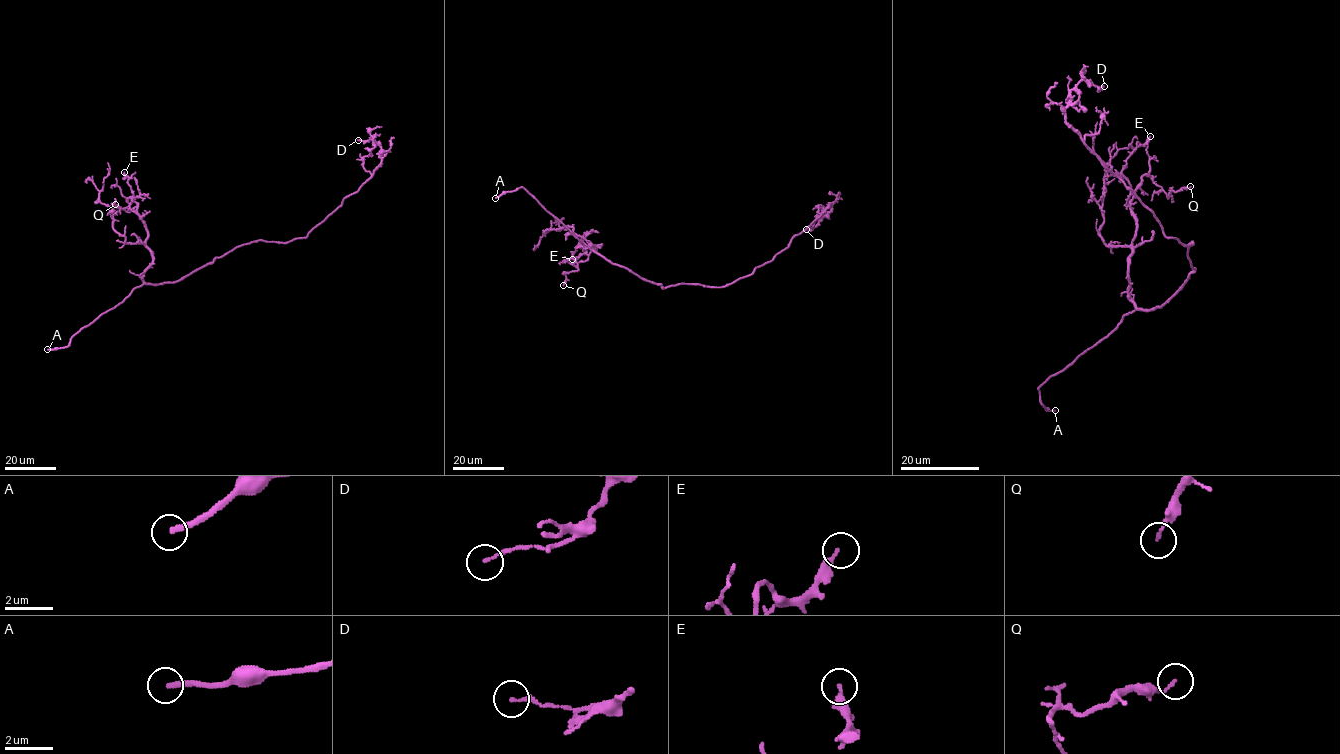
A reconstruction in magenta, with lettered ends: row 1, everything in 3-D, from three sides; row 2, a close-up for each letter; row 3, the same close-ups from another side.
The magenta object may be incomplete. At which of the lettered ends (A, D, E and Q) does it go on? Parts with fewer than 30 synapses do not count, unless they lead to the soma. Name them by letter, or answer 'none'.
A

